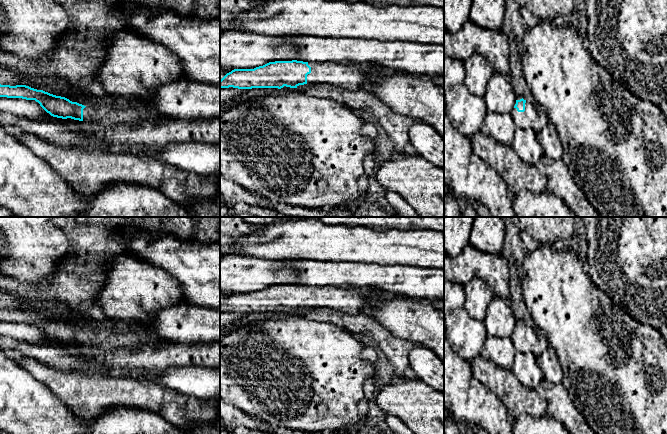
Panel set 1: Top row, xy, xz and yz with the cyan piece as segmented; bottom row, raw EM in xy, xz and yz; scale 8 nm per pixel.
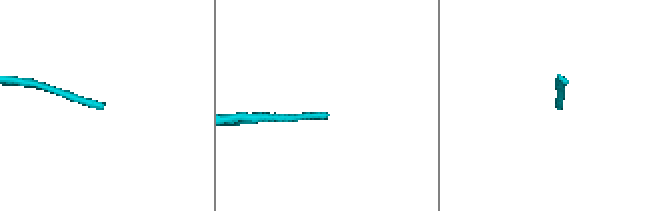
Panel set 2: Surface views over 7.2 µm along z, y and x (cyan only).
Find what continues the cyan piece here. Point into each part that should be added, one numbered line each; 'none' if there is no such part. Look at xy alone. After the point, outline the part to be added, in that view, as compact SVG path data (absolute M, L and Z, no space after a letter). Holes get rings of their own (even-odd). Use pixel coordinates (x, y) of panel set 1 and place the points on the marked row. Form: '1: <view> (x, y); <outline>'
1: xy (104, 115); M108 105L100 106L88 106L83 109L83 121L87 123L99 123L102 126L118 126L118 125L127 125L127 124L139 124L143 122L149 123L160 123L164 122L165 118L161 118L156 112L147 109L147 108L127 108L116 110L111 108Z

